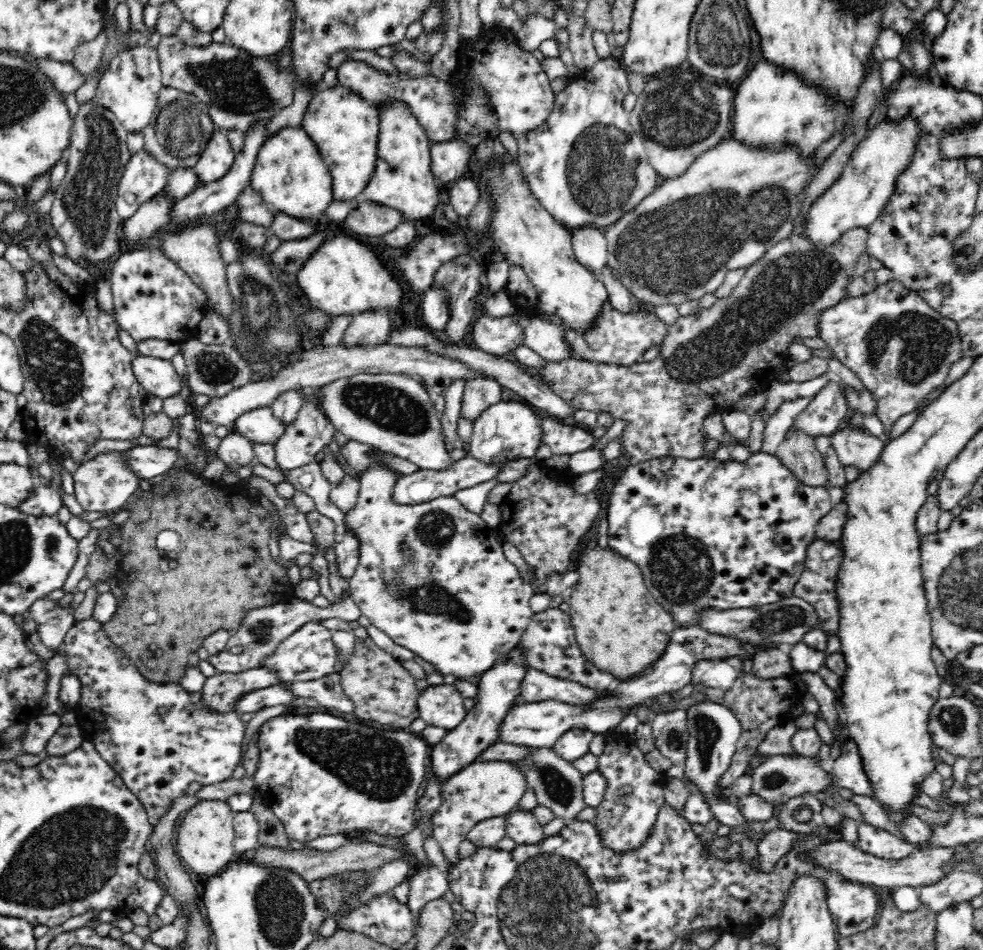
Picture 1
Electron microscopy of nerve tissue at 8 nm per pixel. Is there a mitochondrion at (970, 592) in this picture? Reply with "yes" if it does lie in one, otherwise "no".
yes

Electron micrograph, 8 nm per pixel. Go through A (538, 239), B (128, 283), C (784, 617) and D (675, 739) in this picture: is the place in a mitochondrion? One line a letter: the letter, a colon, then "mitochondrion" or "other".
A: other
B: other
C: mitochondrion
D: mitochondrion

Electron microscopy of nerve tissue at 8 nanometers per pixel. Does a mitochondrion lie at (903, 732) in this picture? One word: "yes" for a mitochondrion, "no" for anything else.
no

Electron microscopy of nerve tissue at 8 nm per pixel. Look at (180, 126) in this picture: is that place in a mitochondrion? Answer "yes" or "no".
yes

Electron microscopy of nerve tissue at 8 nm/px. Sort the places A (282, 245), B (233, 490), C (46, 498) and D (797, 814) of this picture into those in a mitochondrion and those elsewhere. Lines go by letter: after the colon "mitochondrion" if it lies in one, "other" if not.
A: other
B: other
C: other
D: other

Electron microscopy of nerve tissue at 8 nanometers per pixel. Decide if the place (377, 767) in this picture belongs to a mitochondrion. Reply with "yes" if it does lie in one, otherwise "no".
yes

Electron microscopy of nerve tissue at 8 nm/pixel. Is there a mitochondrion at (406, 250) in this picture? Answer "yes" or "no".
no

